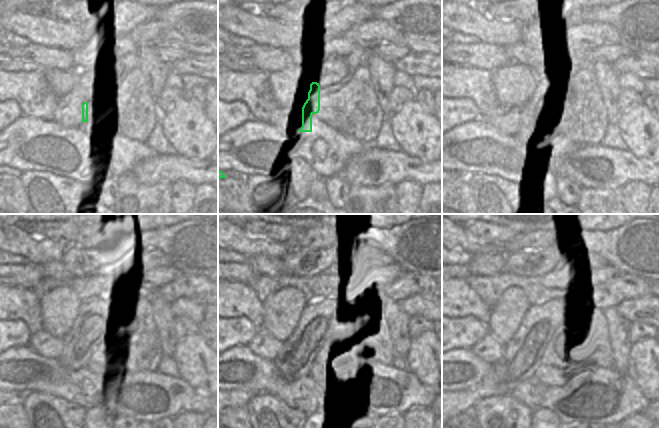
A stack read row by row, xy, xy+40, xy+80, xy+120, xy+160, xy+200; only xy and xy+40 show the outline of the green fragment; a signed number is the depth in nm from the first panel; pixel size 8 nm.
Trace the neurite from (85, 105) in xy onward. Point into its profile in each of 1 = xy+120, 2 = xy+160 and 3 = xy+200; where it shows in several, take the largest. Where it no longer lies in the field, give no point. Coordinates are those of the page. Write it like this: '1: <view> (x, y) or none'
1: xy+120 (83, 339)
2: xy+160 (300, 349)
3: xy+200 (521, 357)

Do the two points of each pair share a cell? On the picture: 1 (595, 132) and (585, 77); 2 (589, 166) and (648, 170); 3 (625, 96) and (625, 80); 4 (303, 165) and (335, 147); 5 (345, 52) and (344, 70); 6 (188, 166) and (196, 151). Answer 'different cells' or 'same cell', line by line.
1: same cell
2: same cell
3: different cells
4: same cell
5: same cell
6: different cells

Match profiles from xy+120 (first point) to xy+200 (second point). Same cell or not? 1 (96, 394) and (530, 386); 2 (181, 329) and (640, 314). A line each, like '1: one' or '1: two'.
1: one
2: two

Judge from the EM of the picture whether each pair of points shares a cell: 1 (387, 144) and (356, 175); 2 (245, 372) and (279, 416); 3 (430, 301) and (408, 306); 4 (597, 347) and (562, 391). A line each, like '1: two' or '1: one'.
1: two
2: two
3: one
4: two

